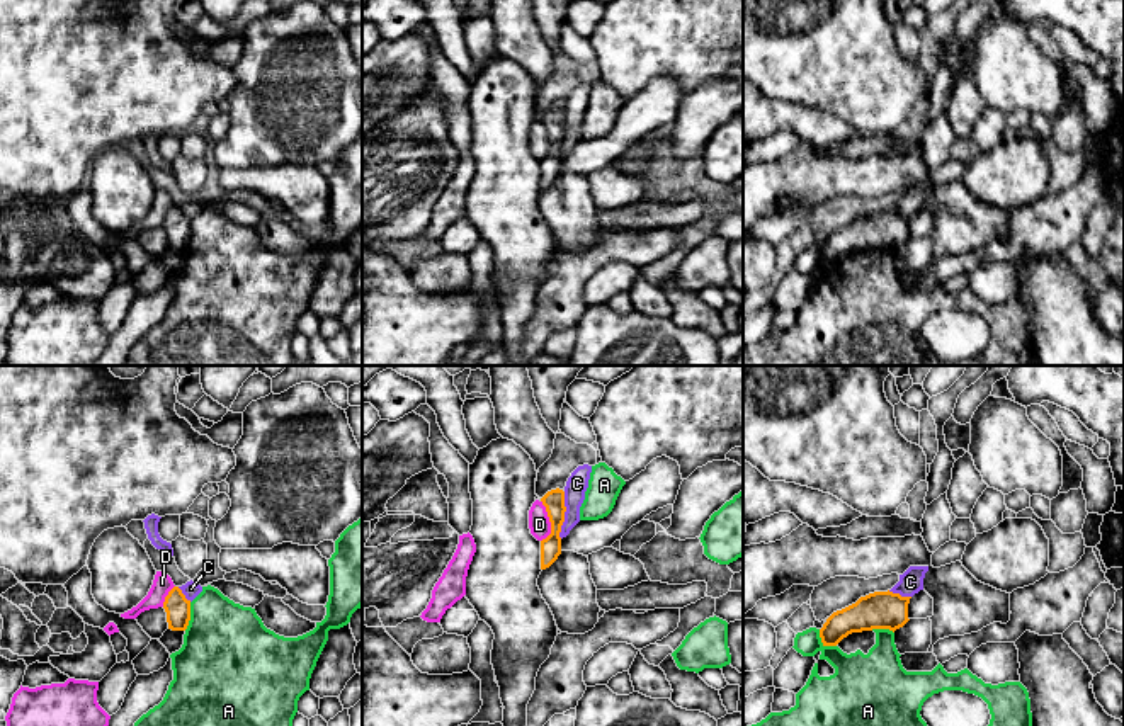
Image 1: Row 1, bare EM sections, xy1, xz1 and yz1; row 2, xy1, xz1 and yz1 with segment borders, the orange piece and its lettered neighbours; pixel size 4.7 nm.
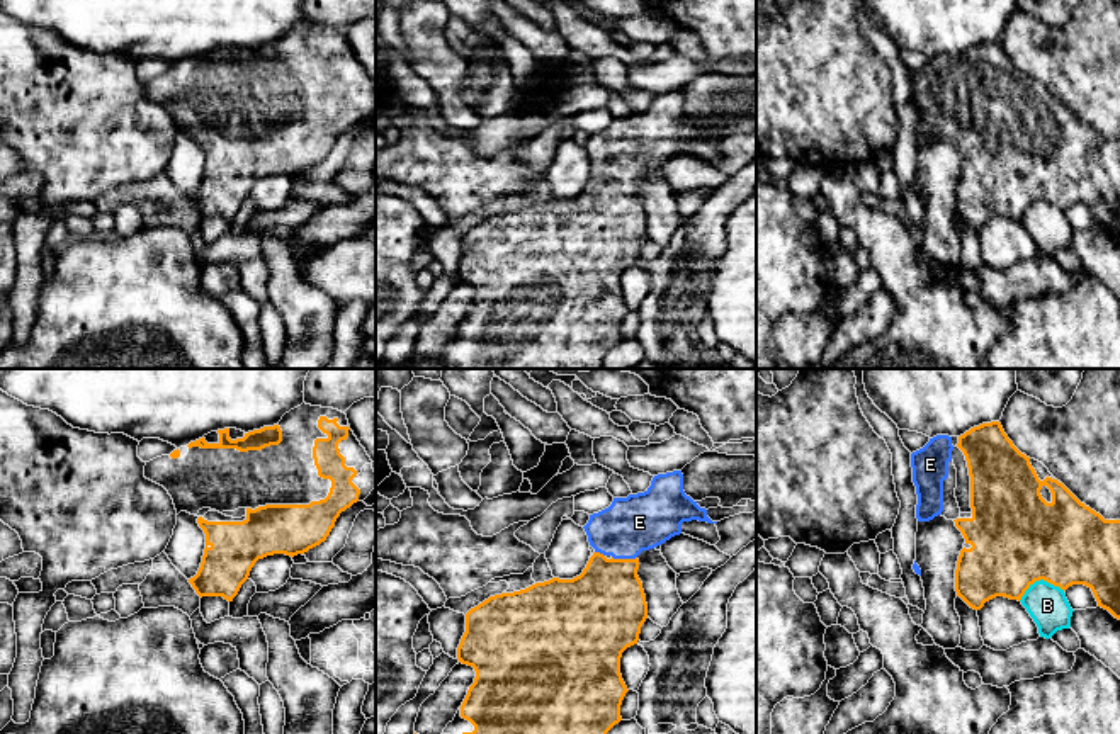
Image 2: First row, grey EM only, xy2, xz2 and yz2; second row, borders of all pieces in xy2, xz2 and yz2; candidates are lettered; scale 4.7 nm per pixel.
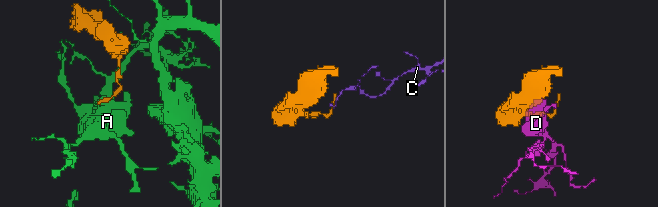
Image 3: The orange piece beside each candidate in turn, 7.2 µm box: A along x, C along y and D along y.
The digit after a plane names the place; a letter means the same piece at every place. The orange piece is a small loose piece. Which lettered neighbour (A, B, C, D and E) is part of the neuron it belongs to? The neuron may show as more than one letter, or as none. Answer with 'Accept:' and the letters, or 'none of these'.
Accept: E

